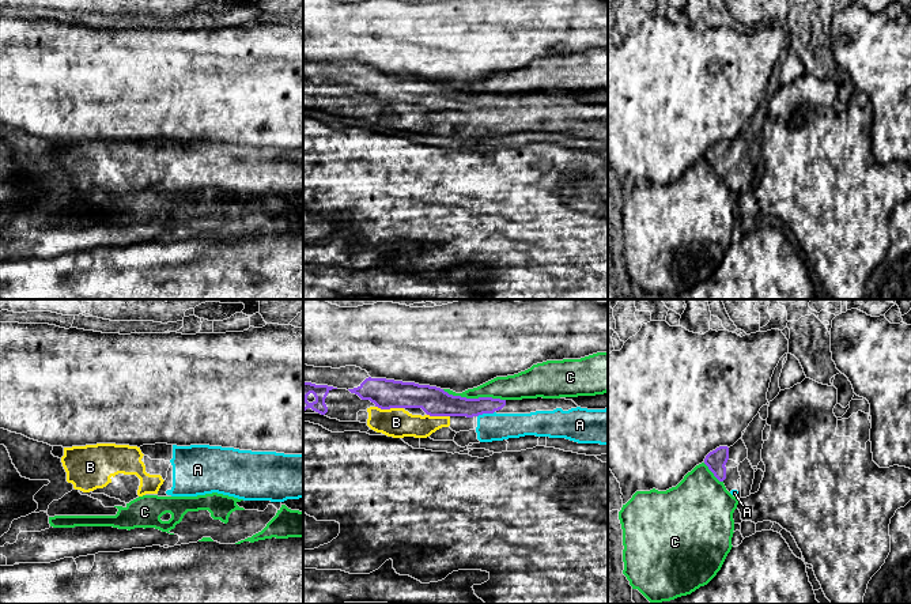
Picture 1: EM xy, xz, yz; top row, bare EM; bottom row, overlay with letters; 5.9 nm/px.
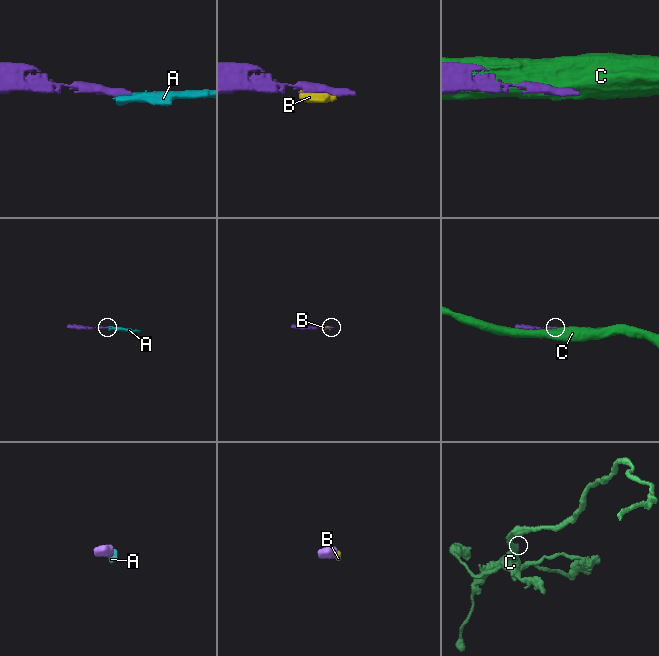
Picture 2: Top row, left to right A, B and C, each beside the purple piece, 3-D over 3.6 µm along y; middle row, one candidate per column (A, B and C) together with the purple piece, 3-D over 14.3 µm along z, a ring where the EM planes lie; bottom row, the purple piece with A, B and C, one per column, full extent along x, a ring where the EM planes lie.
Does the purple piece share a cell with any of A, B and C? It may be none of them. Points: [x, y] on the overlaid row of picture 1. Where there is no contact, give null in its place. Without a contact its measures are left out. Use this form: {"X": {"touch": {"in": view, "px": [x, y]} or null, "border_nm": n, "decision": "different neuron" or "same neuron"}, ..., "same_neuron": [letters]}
{"A": {"touch": {"in": "xz", "px": [486, 412]}, "border_nm": 110, "decision": "same neuron"}, "B": {"touch": {"in": "xz", "px": [389, 408]}, "border_nm": 170, "decision": "same neuron"}, "C": {"touch": {"in": "xz", "px": [473, 399]}, "border_nm": 380, "decision": "different neuron"}, "same_neuron": ["A", "B"]}

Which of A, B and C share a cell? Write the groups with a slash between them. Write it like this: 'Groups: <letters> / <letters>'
Groups: A B / C

